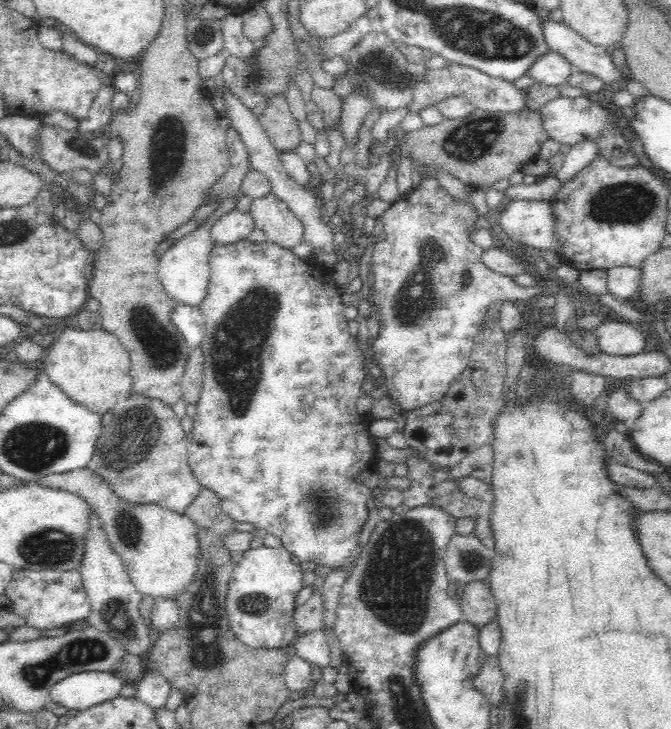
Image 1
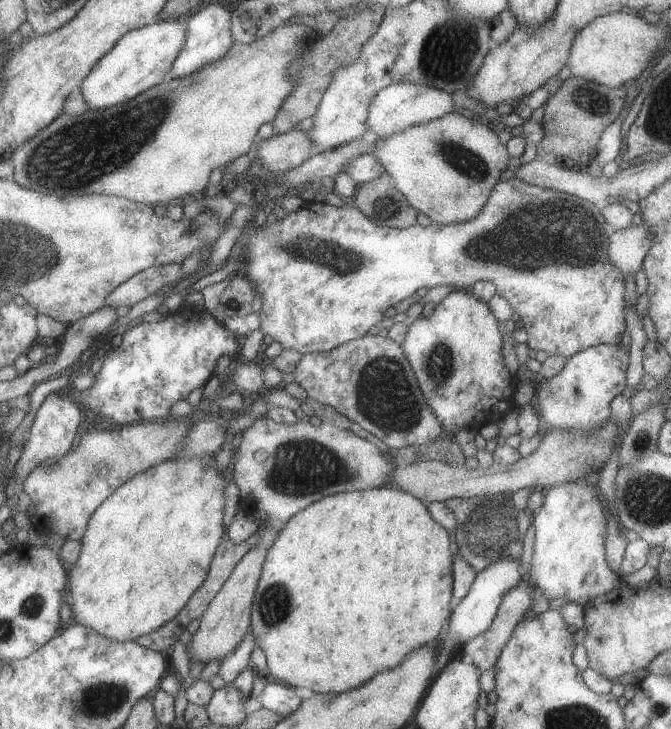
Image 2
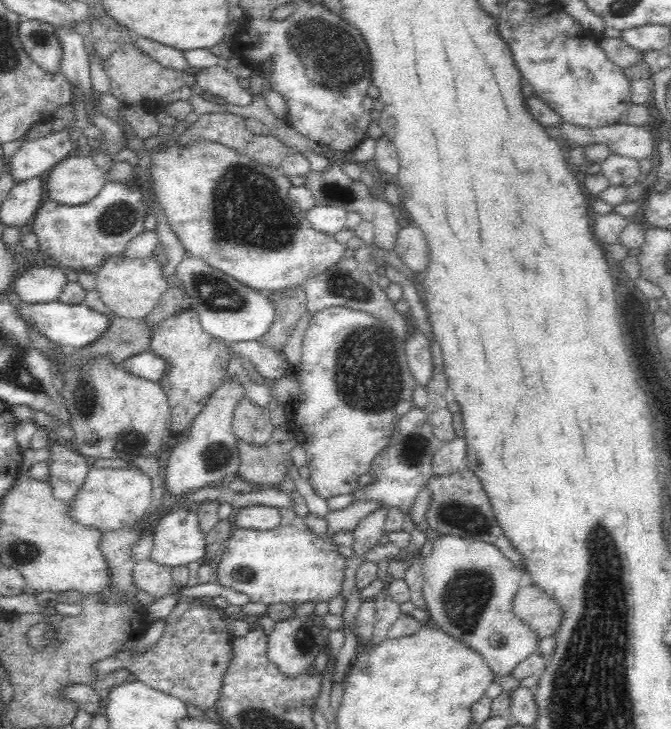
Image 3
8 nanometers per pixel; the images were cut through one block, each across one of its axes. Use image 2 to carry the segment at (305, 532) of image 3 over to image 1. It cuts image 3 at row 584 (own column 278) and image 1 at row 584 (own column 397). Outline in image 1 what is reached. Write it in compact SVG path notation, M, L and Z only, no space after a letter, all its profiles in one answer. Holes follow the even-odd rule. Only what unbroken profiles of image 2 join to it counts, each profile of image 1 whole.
M283 546L245 550L240 562L235 563L228 583L225 607L231 631L240 643L253 649L285 649L300 635L294 614L294 602L302 590L301 563Z

